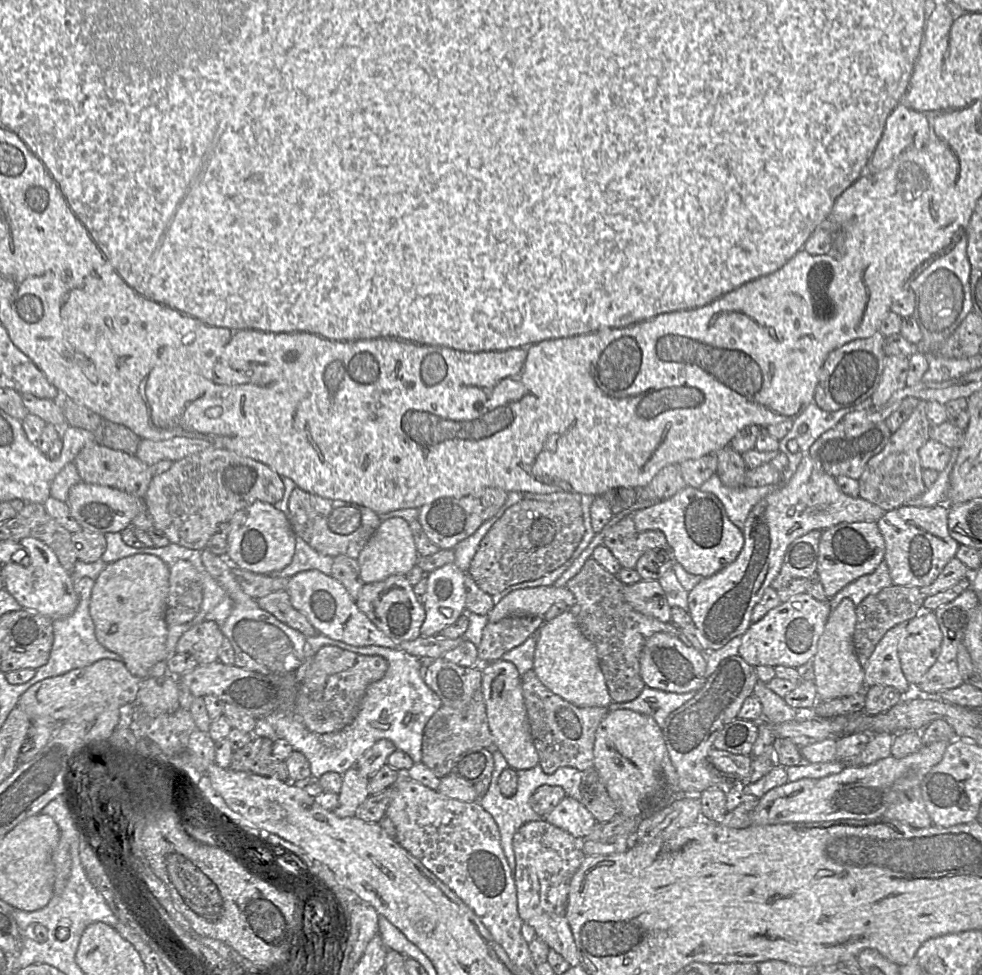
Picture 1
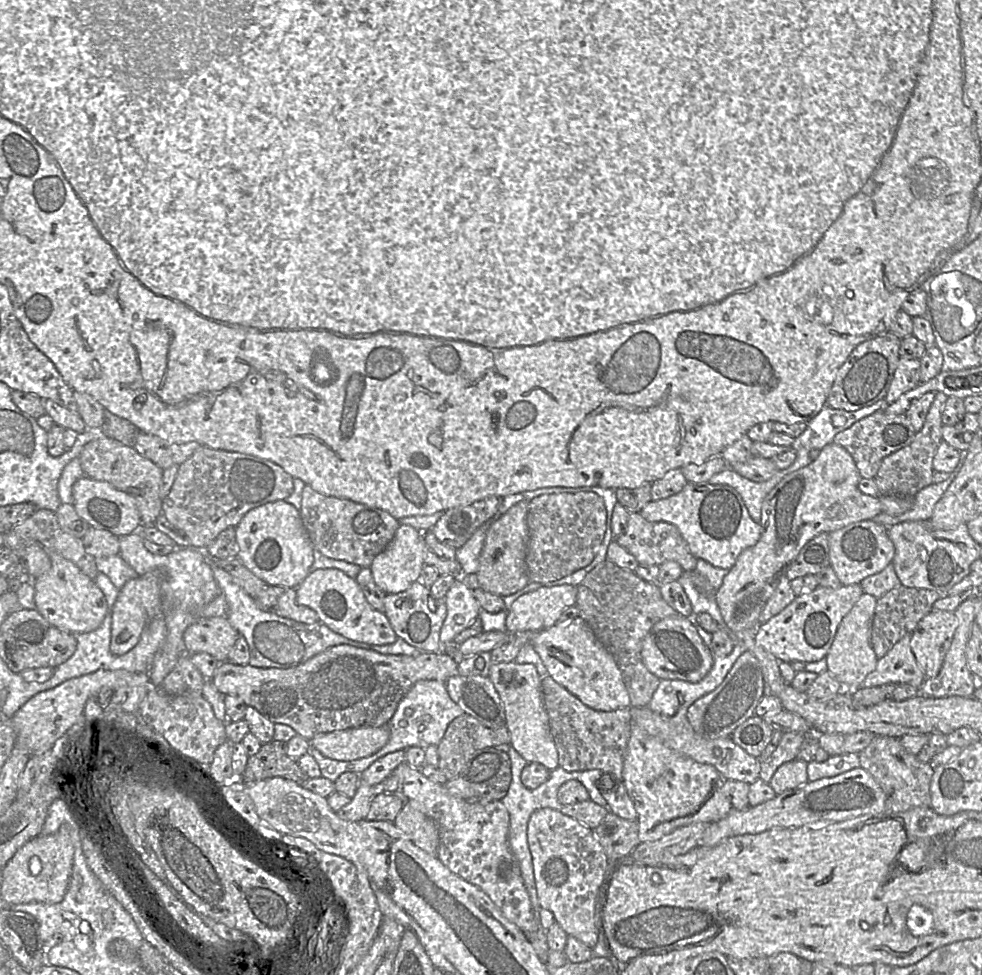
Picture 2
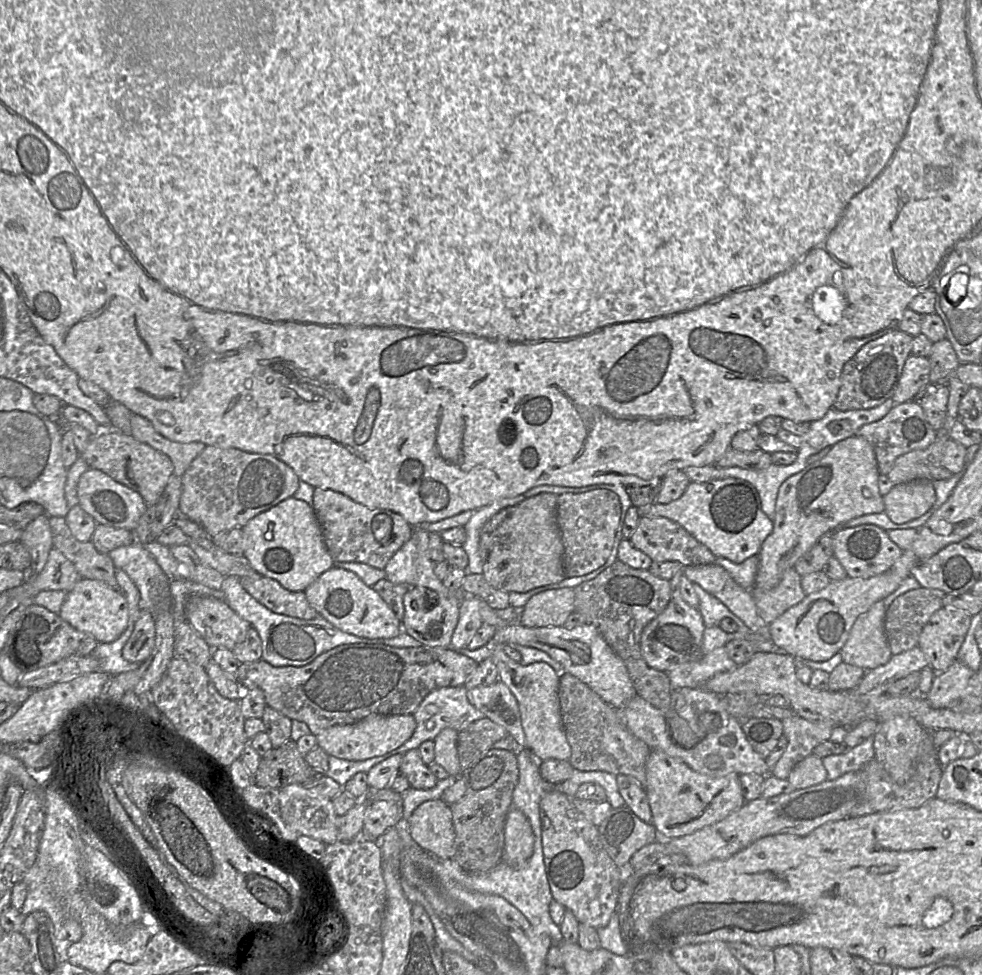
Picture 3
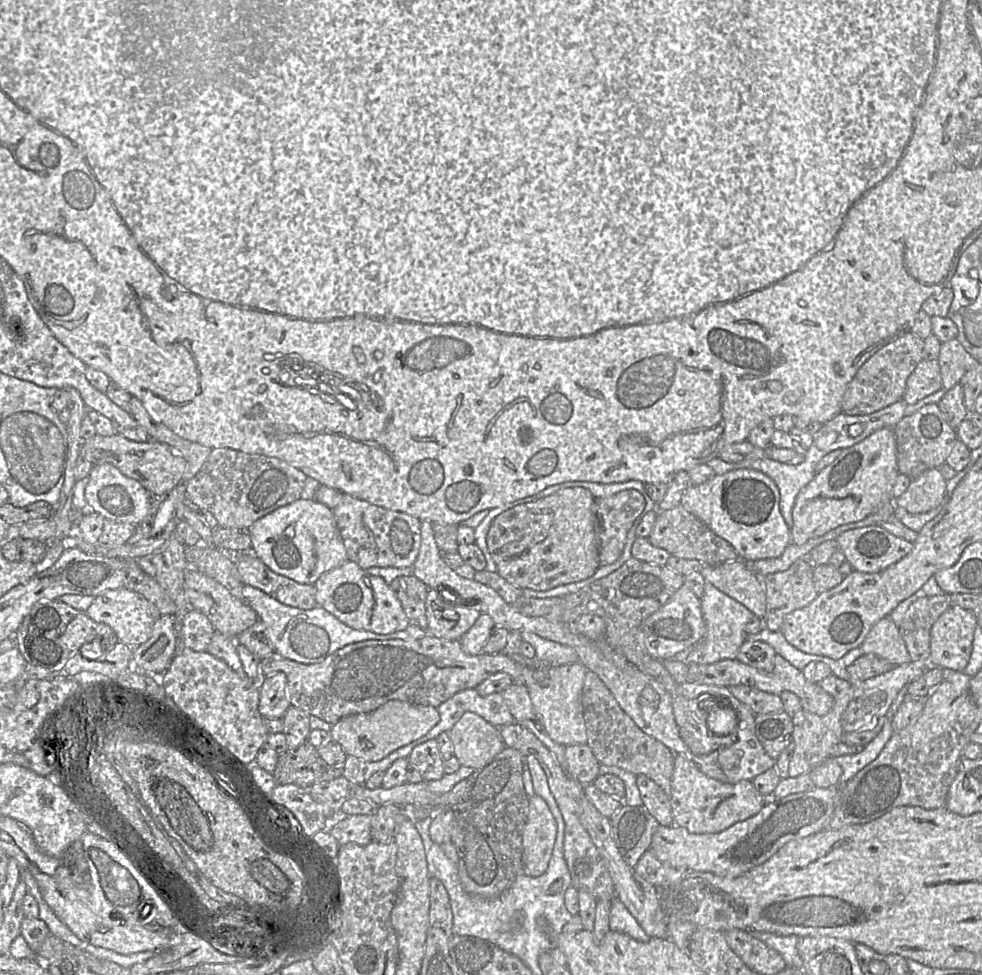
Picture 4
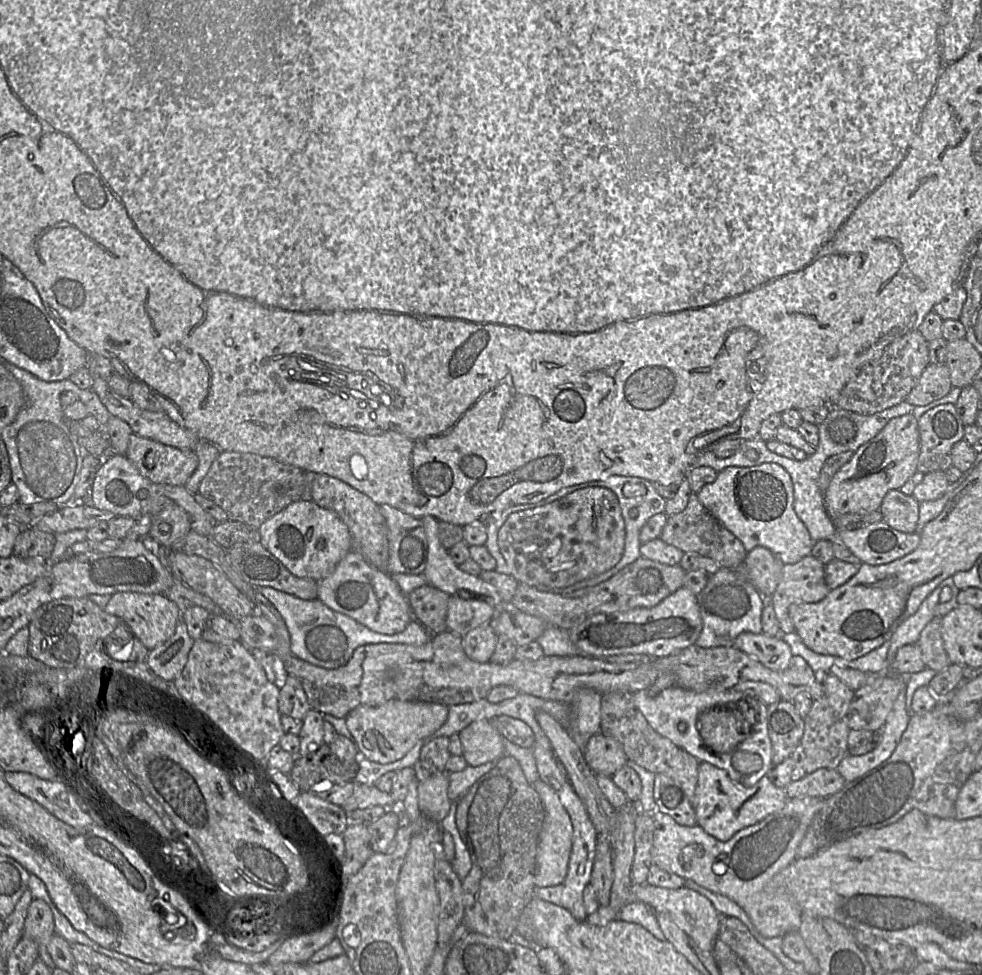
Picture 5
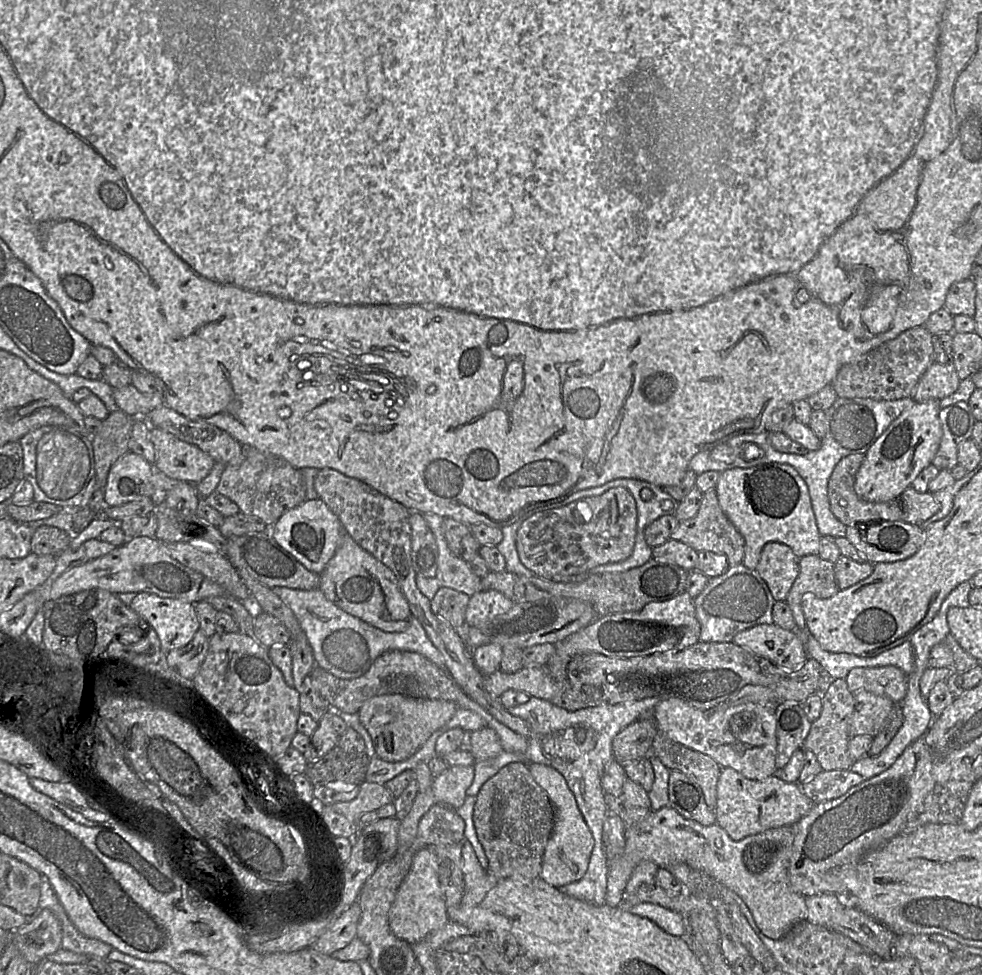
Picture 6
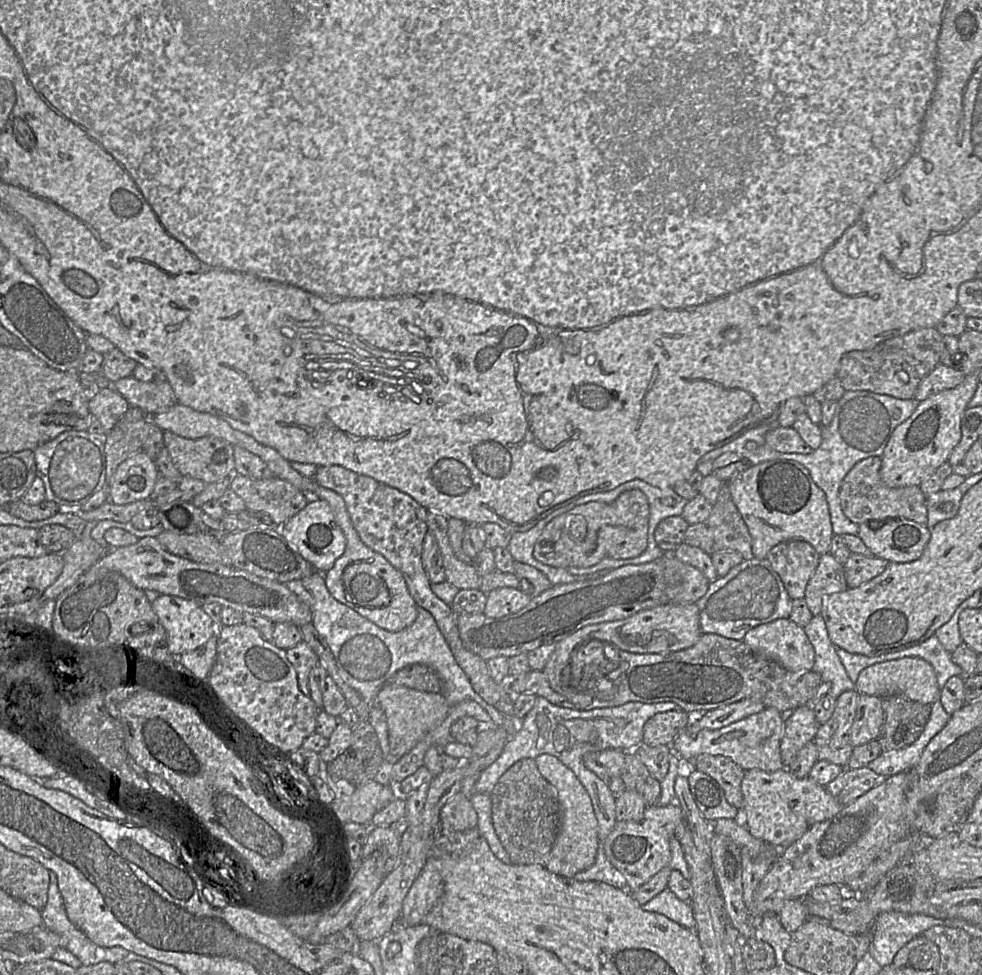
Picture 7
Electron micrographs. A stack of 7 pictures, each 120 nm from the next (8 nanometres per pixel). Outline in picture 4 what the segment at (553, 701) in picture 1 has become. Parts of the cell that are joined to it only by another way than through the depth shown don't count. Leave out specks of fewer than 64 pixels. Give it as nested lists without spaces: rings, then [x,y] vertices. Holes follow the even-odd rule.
[[[587,672],[582,690],[583,716],[587,745],[601,765],[616,766],[635,775],[645,775],[669,793],[675,754],[662,742],[643,732],[626,714],[617,700],[593,672]]]

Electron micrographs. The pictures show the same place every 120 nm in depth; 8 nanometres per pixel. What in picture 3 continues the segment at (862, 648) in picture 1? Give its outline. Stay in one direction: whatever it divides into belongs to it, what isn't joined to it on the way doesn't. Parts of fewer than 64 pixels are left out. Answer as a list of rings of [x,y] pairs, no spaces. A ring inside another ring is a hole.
[[[921,587],[903,593],[889,605],[884,632],[893,655],[918,646],[925,624],[943,607],[945,595],[940,590]]]

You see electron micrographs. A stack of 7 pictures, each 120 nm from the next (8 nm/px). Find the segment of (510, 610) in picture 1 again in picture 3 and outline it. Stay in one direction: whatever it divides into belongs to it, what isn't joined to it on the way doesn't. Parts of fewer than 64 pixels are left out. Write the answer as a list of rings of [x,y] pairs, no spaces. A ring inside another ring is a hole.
[[[573,588],[545,590],[527,601],[522,608],[519,624],[529,628],[563,626],[574,610]]]

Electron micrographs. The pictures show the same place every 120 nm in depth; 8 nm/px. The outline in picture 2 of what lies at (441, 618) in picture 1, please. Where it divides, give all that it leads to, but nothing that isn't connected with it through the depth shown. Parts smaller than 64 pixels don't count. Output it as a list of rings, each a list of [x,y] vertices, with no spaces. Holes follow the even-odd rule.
[[[458,577],[444,597],[447,615],[440,631],[440,640],[453,642],[455,637],[478,617],[479,602],[470,589]]]

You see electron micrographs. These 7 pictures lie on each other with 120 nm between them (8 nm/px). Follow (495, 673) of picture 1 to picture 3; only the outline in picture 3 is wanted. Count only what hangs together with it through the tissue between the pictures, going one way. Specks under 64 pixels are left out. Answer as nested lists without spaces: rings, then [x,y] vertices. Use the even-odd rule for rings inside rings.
[[[493,645],[493,659],[499,681],[505,684],[517,700],[522,728],[525,734],[525,747],[539,760],[569,760],[571,747],[567,741],[559,707],[559,674],[544,662],[528,665],[509,658],[502,650],[504,645]]]

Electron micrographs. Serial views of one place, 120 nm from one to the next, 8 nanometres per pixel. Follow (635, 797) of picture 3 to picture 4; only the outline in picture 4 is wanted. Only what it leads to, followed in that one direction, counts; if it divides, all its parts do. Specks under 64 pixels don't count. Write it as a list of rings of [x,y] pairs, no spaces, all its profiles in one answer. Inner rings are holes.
[[[637,775],[636,784],[643,806],[661,826],[675,826],[669,793],[645,775]]]

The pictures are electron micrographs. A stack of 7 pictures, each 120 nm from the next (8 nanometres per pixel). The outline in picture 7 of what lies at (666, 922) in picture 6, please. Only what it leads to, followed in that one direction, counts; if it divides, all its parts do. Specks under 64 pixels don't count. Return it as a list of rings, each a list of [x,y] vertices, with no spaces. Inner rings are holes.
[[[667,887],[649,902],[642,905],[642,909],[662,914],[686,929],[695,930],[696,921],[691,904],[680,900]]]

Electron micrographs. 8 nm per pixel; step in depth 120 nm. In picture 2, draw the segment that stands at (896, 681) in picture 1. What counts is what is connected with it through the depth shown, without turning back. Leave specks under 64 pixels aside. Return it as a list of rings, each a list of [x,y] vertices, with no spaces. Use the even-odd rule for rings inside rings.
[[[911,635],[904,636],[877,662],[876,668],[871,672],[858,688],[878,687],[886,684],[909,684],[919,690],[925,682],[926,676],[919,667],[910,647]]]

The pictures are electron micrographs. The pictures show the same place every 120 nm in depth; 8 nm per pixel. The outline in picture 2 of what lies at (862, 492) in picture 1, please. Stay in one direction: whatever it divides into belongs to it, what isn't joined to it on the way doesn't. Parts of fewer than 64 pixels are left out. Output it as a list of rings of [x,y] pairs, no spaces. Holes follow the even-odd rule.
[[[935,392],[934,401],[928,411],[923,427],[916,432],[914,440],[888,456],[886,456],[873,478],[879,496],[910,496],[914,497],[920,490],[933,483],[933,458],[942,442],[941,413],[948,396],[943,392]]]

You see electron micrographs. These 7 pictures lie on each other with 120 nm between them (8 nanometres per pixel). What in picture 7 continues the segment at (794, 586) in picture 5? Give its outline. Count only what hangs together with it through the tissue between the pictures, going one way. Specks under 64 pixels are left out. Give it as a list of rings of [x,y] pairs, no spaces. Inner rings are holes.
[[[829,553],[820,554],[817,568],[807,583],[803,599],[813,616],[820,614],[824,596],[849,589],[843,564]]]

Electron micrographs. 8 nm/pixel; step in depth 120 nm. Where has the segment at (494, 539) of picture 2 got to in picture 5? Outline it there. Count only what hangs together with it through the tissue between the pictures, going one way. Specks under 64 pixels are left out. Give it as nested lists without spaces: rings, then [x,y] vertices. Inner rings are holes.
[[[585,487],[531,509],[511,513],[497,535],[510,575],[538,588],[561,588],[613,568],[625,547],[625,522],[618,498],[605,487]]]

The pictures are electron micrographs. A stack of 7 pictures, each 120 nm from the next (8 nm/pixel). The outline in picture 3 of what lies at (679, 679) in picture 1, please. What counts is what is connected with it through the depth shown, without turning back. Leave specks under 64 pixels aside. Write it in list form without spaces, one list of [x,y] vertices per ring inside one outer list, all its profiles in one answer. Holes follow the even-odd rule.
[[[678,585],[672,591],[666,608],[643,629],[640,639],[642,656],[649,667],[662,672],[667,672],[683,663],[700,661],[705,655],[704,629],[701,613],[682,599]]]

